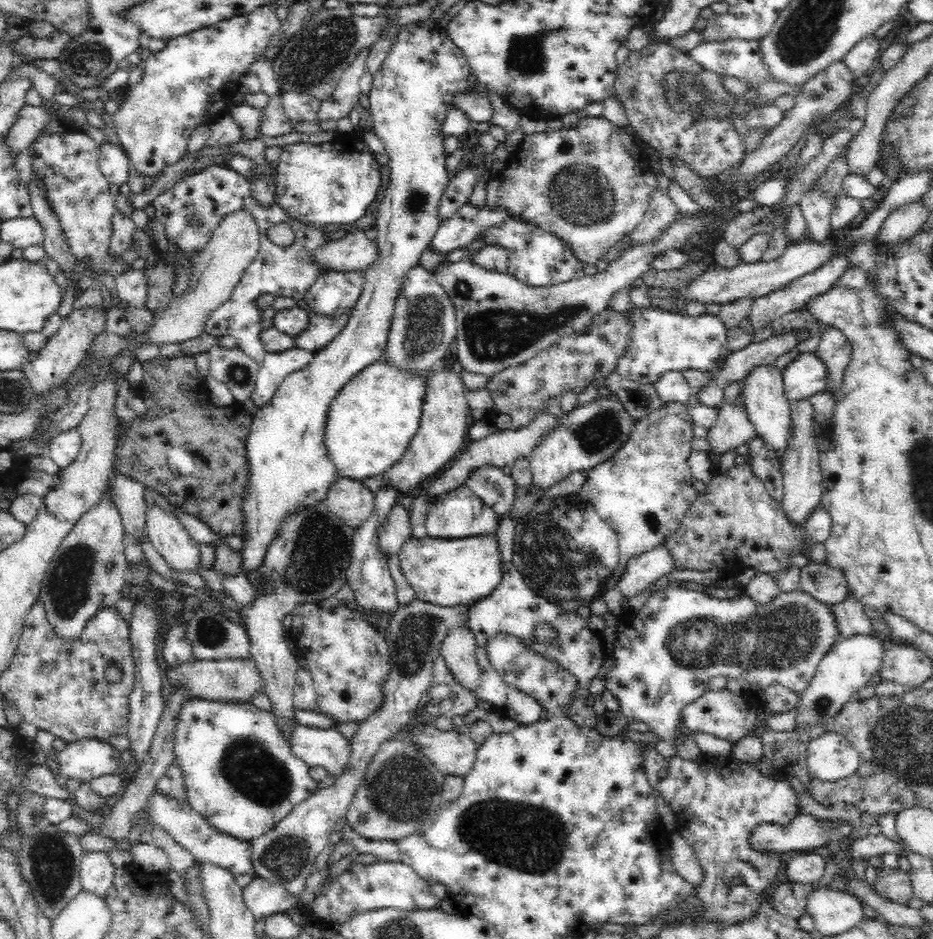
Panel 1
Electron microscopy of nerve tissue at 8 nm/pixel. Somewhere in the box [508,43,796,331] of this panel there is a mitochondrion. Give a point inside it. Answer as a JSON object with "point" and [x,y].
{"point":[579,193]}

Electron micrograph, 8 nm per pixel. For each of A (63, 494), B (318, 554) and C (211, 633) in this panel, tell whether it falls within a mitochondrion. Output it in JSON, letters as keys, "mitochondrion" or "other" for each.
{"A":"other","B":"mitochondrion","C":"mitochondrion"}

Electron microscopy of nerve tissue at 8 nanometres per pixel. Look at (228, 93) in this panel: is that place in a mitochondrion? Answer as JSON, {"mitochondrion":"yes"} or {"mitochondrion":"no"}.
{"mitochondrion":"no"}

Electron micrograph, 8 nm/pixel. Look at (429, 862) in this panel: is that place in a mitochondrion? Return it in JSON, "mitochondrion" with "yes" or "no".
{"mitochondrion":"no"}

